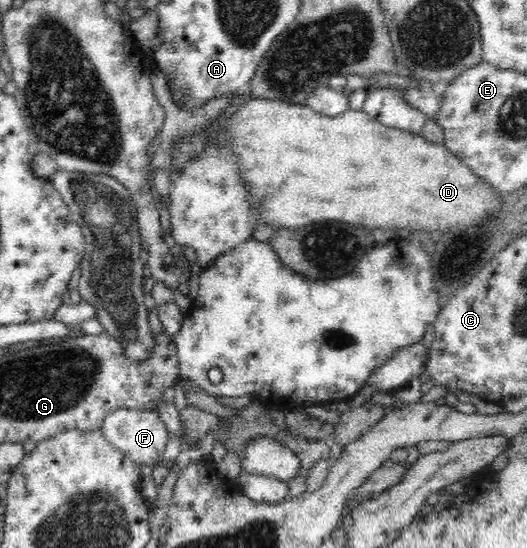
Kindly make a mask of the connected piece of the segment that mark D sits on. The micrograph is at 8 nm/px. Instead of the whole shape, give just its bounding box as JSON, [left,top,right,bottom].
[165,97,501,230]

